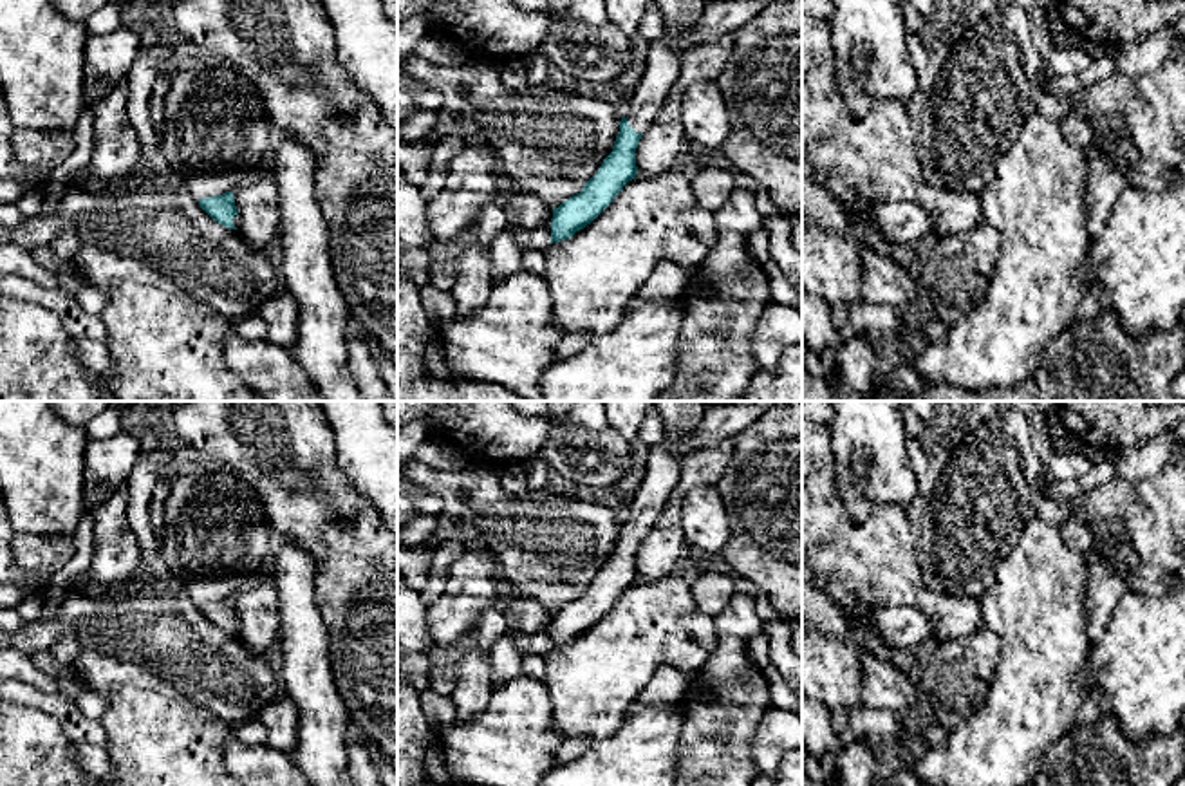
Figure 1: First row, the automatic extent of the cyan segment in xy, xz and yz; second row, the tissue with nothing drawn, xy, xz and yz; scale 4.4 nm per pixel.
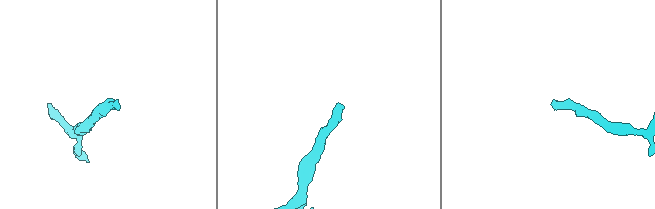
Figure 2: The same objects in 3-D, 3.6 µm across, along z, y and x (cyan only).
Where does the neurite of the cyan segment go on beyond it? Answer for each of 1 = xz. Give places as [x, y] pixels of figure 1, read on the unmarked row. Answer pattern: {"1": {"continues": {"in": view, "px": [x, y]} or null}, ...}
{"1": {"continues": {"in": "xz", "px": [721, 421]}}}

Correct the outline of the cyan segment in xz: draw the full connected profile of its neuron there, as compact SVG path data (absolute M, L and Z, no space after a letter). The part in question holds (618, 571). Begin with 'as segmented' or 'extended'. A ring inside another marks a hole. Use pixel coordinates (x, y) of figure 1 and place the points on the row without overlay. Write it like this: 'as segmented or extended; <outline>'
extended; M791 401L712 403L706 407L703 421L694 432L685 435L667 435L661 444L648 450L645 477L632 499L621 504L623 522L620 526L620 537L614 546L612 557L603 564L596 580L583 589L580 598L569 602L558 613L553 613L551 649L571 643L576 636L591 629L614 605L623 591L636 582L636 553L643 537L650 531L650 528L661 515L672 490L677 484L683 457L719 441L733 439L741 430L746 430L750 425L753 425L768 408L786 403Z

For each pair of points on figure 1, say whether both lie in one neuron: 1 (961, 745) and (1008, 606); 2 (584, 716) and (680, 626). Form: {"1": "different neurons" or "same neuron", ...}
{"1": "same neuron", "2": "same neuron"}

